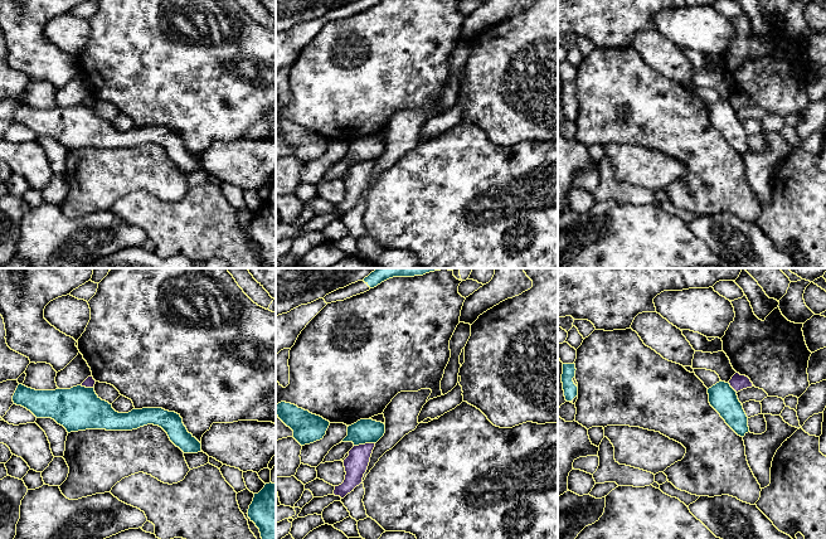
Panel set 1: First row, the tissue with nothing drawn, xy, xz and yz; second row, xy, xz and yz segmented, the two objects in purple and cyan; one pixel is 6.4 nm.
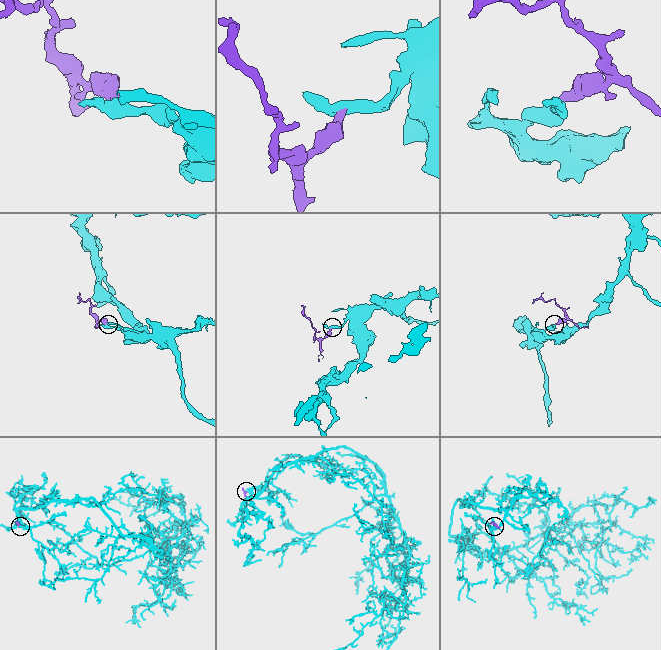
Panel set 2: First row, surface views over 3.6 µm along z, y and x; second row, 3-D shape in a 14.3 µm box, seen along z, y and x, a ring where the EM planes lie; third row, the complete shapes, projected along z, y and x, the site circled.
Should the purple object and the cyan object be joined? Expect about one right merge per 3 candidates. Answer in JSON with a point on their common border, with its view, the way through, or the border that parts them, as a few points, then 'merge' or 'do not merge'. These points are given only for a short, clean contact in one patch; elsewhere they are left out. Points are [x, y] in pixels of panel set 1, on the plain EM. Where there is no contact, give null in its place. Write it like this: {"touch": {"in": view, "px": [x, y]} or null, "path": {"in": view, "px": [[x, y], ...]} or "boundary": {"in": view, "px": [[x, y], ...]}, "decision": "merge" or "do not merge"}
{"touch": {"in": "xz", "px": [364, 163]}, "boundary": {"in": "xz", "px": [[374, 160], [354, 164]]}, "decision": "do not merge"}

